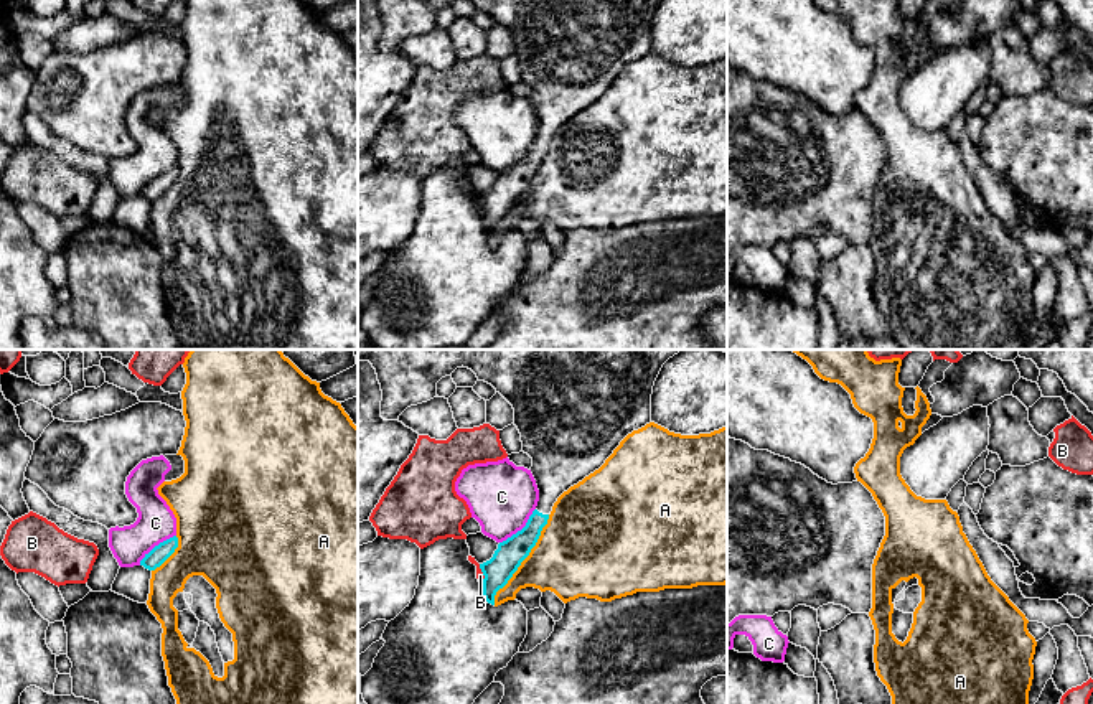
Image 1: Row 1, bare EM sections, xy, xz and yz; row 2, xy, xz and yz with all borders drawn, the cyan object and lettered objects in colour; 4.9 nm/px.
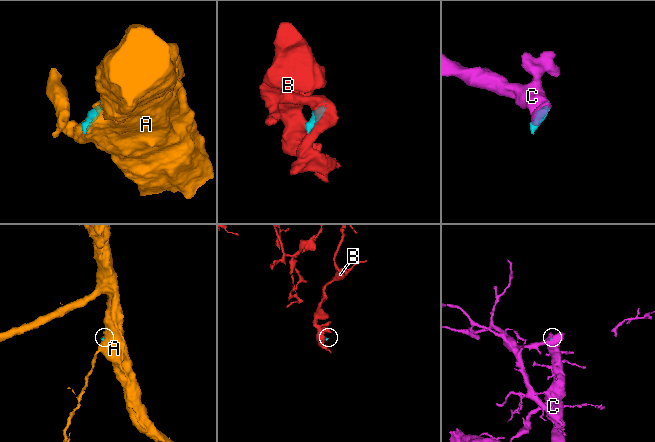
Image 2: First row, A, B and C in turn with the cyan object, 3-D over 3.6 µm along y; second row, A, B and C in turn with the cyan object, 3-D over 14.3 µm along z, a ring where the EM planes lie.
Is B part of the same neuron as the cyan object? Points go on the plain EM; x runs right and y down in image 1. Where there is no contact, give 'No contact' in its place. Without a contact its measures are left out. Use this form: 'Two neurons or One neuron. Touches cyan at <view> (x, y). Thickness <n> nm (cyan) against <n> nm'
Two neurons. Touches cyan at xz (483, 205). Thickness 140 nm (cyan) against 40 nm

